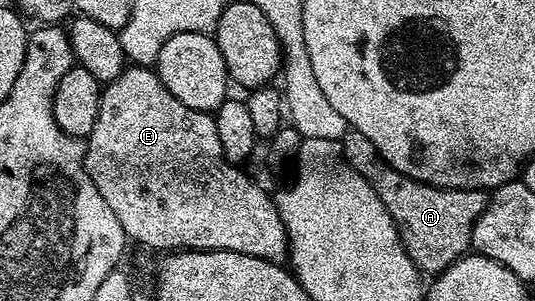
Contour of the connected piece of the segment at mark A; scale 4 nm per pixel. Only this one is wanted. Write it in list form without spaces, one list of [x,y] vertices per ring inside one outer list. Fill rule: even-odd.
[[[348,129],[341,145],[347,163],[371,185],[389,216],[393,216],[405,252],[420,272],[427,276],[439,274],[471,250],[473,228],[481,212],[485,212],[488,191],[442,190],[440,186],[413,180],[397,172],[397,168],[388,164],[361,132],[353,129]]]

